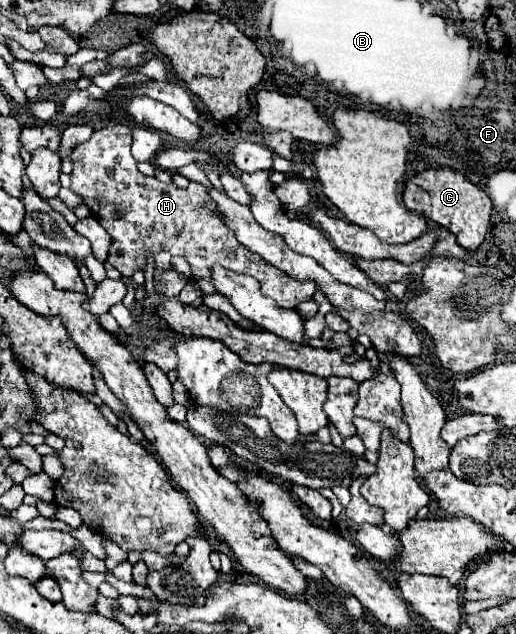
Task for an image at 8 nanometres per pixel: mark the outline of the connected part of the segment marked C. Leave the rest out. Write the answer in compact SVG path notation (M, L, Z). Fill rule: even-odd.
M427 169L407 179L403 203L407 209L433 219L437 225L451 231L457 237L457 243L467 251L475 251L485 241L489 231L491 199L477 185L453 169Z

